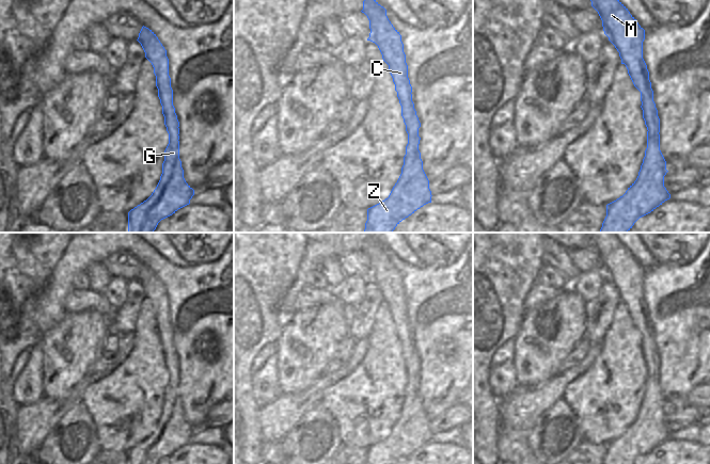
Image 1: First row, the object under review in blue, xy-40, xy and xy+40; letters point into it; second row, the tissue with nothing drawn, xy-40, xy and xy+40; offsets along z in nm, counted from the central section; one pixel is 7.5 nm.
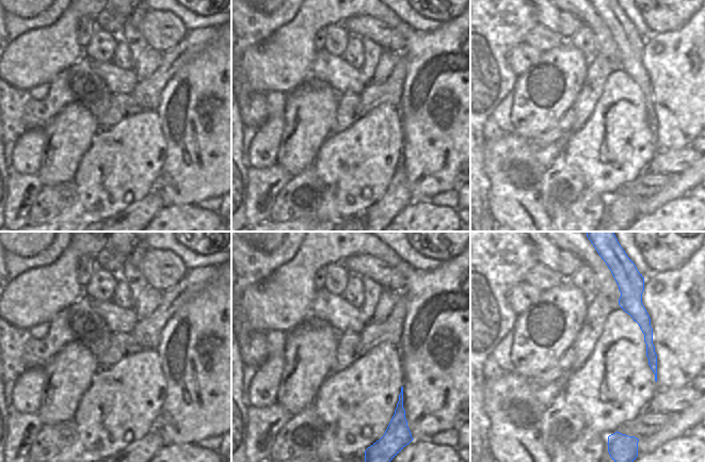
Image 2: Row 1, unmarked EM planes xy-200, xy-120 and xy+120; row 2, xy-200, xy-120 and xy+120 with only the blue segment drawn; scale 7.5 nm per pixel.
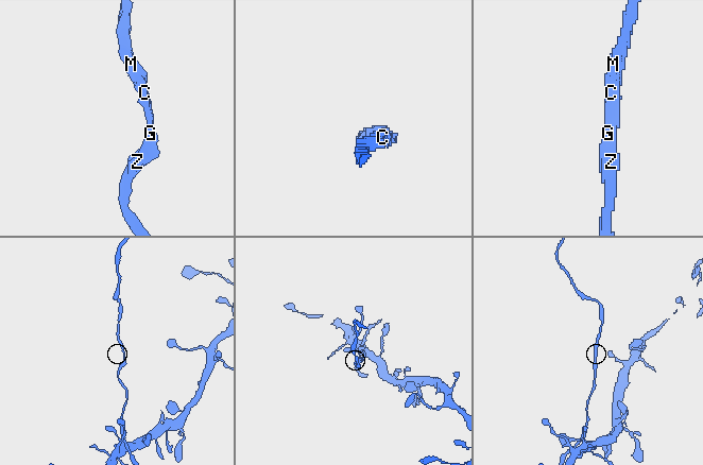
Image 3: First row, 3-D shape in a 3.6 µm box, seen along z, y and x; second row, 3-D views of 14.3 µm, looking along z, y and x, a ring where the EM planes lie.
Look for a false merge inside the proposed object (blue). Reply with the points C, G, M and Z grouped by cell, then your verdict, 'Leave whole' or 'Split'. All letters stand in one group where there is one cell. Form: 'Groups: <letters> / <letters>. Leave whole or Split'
Groups: C G M Z. Leave whole

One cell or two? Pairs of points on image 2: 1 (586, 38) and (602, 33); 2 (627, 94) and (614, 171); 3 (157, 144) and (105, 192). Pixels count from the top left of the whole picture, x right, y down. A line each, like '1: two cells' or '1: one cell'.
1: two cells
2: one cell
3: one cell

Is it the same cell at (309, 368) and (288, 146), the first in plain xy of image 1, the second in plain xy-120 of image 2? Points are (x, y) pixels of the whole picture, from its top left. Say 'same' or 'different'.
same

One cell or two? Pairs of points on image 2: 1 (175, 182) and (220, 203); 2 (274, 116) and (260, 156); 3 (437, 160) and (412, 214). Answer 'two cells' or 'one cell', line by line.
1: two cells
2: one cell
3: two cells

